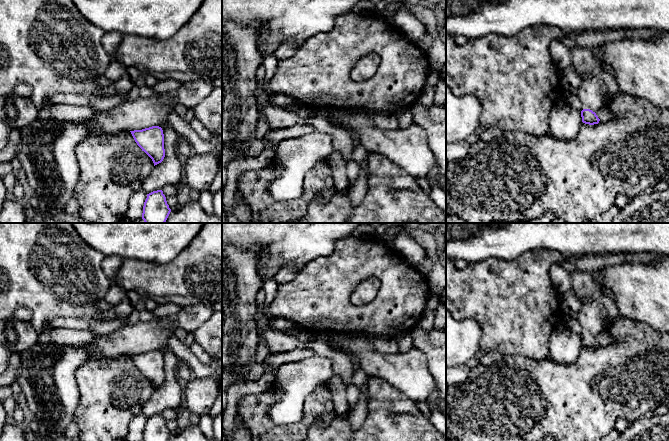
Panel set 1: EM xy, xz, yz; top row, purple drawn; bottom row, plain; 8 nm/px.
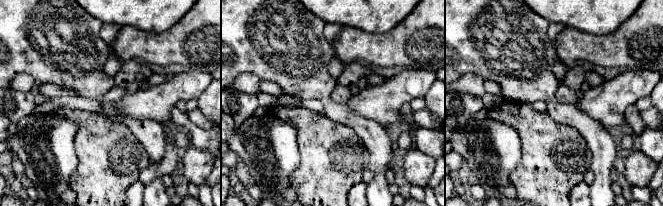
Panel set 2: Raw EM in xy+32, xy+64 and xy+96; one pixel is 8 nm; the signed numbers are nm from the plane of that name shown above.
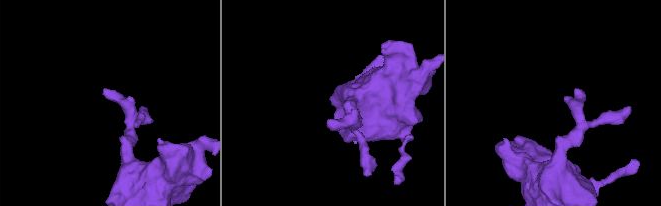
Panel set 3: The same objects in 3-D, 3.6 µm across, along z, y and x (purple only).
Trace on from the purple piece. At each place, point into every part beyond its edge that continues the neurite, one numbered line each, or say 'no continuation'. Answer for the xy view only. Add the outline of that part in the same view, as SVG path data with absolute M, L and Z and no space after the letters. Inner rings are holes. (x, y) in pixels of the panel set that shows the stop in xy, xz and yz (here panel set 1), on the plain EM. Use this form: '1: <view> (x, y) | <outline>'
no continuation

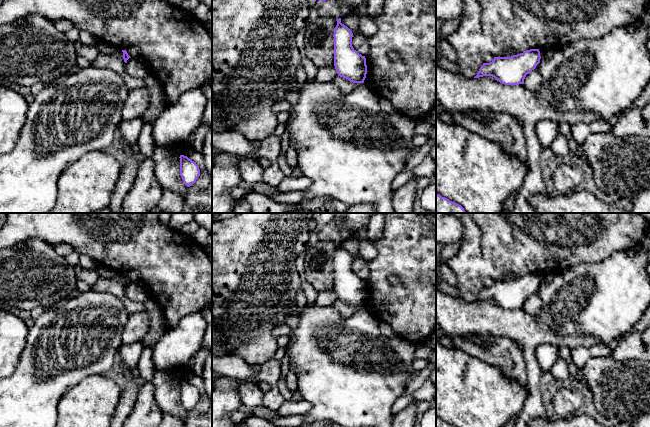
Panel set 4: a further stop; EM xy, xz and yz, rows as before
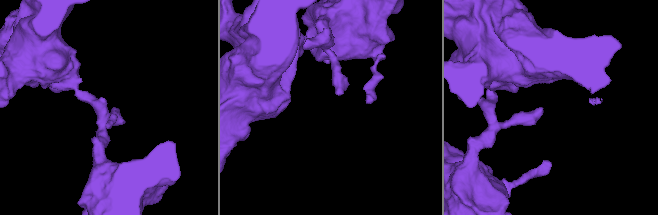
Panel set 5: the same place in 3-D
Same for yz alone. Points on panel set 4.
no continuation

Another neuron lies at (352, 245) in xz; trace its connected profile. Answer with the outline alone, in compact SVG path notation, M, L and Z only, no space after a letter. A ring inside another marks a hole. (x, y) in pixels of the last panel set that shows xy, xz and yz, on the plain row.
M348 238L341 241L341 247L347 250L353 258L359 256L359 247L362 239L360 238Z

